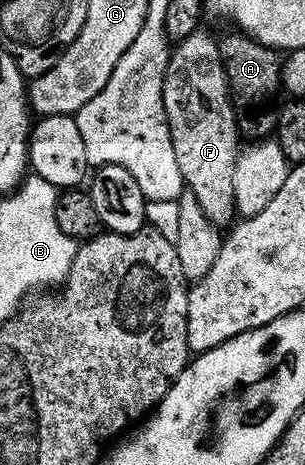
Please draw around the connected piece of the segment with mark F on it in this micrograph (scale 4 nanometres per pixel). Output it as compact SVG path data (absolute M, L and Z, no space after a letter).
M199 30L177 41L163 78L164 114L185 191L194 195L196 202L200 202L200 210L204 210L207 218L217 226L229 225L236 216L232 174L240 143L233 103L218 40L205 30Z

